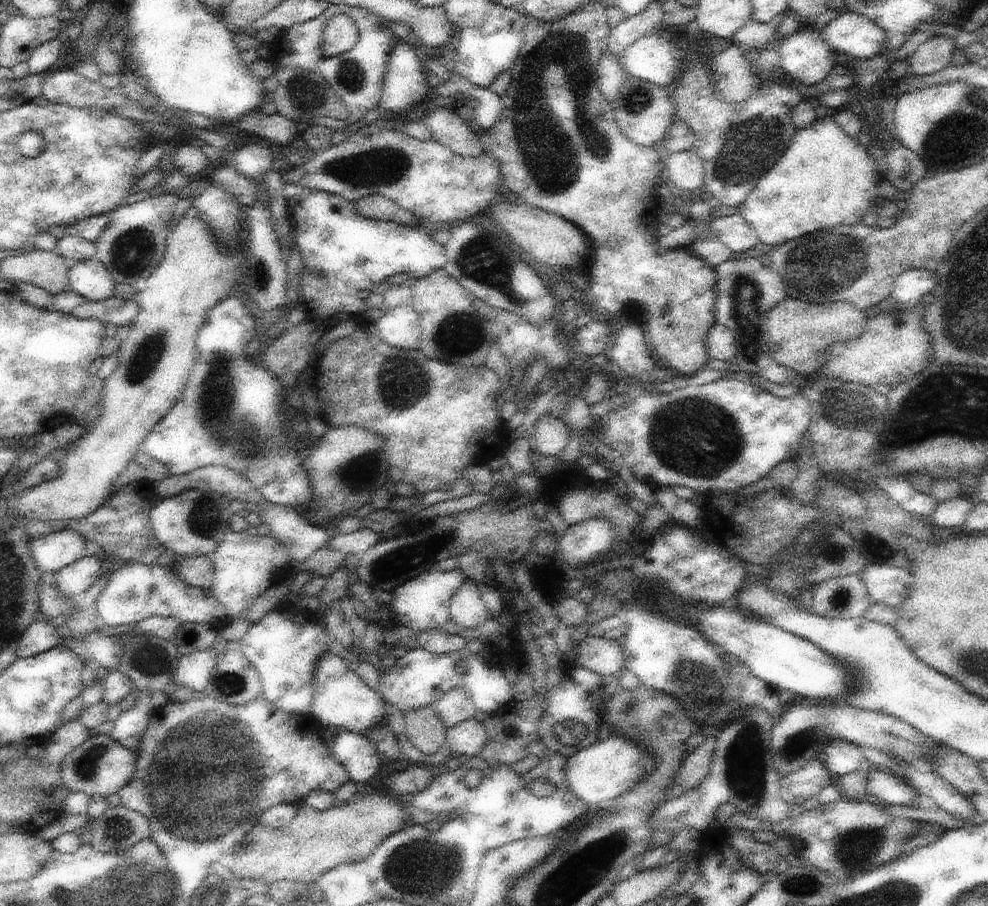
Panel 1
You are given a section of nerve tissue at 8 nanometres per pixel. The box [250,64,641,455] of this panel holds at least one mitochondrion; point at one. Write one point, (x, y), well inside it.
(475, 260)

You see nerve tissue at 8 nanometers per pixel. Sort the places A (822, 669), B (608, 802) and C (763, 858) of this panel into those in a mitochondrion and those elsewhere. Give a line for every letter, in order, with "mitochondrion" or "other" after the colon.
A: other
B: other
C: other

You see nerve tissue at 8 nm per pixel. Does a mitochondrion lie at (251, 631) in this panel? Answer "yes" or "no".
no

